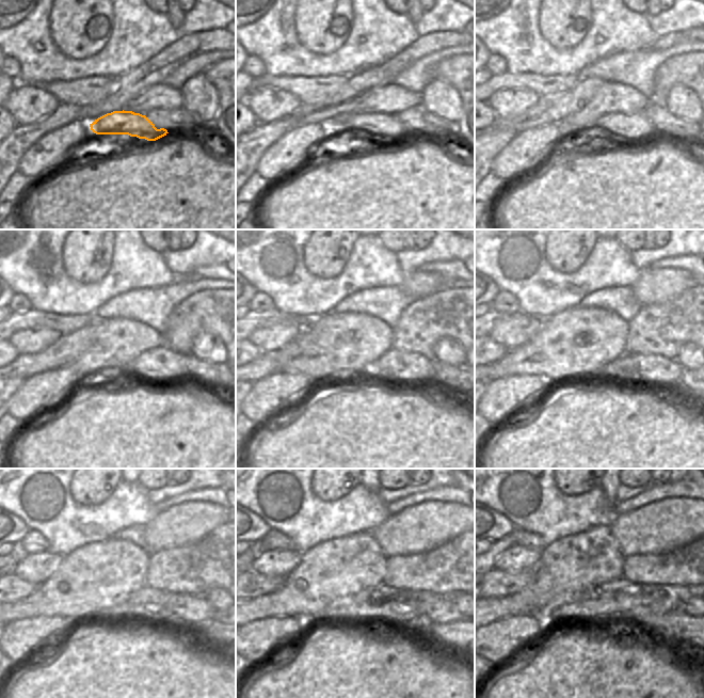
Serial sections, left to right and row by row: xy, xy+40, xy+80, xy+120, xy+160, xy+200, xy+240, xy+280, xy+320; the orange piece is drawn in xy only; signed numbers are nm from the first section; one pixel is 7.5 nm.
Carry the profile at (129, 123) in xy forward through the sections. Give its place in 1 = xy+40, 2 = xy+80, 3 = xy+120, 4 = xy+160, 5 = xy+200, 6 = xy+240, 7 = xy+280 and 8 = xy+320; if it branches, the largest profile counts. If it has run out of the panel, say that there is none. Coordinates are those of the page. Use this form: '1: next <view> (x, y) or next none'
1: next xy+40 (382, 126)
2: next xy+80 (636, 128)
3: next xy+120 (161, 364)
4: next xy+160 (404, 367)
5: next xy+200 (655, 369)
6: next xy+240 (187, 609)
7: next xy+280 (445, 611)
8: next xy+320 (691, 607)

